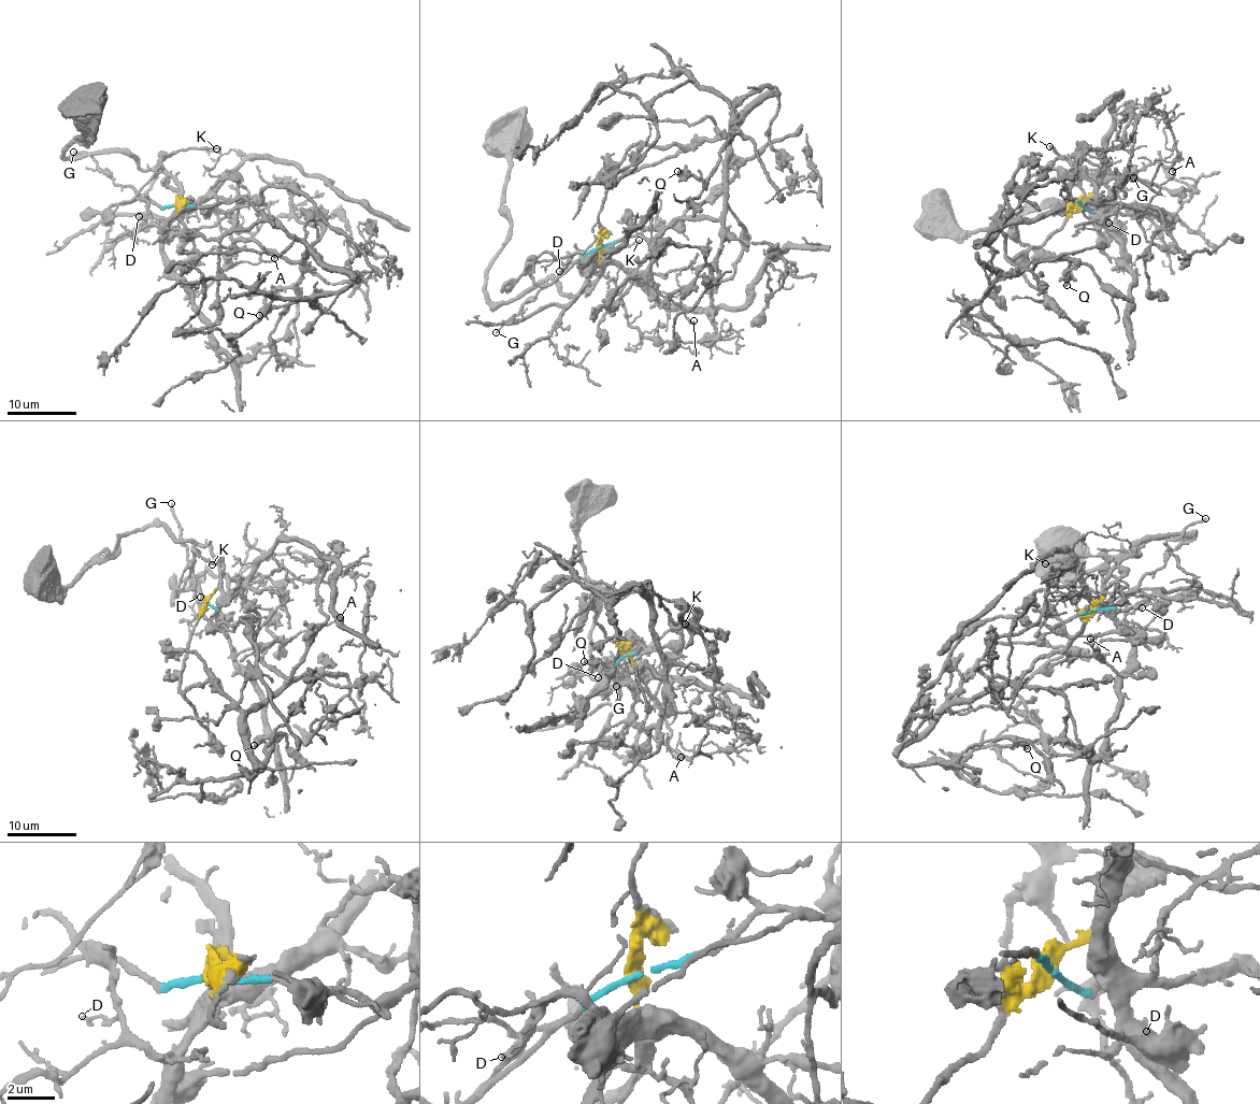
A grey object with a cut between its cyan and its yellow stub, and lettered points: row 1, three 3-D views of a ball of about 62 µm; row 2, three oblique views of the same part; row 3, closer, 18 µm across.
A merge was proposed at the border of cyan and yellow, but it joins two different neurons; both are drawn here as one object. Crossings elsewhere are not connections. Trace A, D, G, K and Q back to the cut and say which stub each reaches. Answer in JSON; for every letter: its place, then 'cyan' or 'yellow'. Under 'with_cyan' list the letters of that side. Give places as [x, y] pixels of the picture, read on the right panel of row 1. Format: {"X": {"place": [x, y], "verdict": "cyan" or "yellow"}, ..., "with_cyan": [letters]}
{"A": {"place": [1172, 171], "verdict": "yellow"}, "D": {"place": [1108, 223], "verdict": "cyan"}, "G": {"place": [1133, 177], "verdict": "cyan"}, "K": {"place": [1049, 146], "verdict": "cyan"}, "Q": {"place": [1067, 285], "verdict": "yellow"}, "with_cyan": ["D", "G", "K"]}

